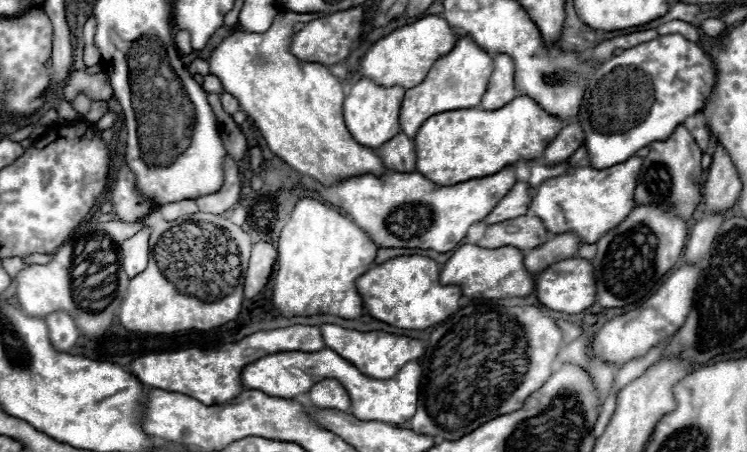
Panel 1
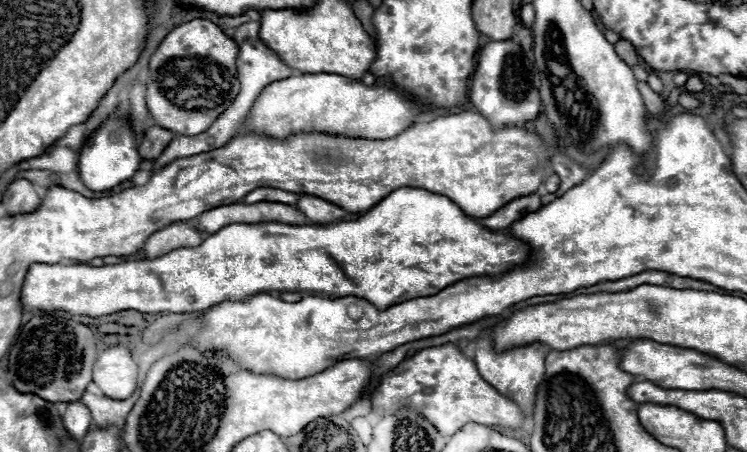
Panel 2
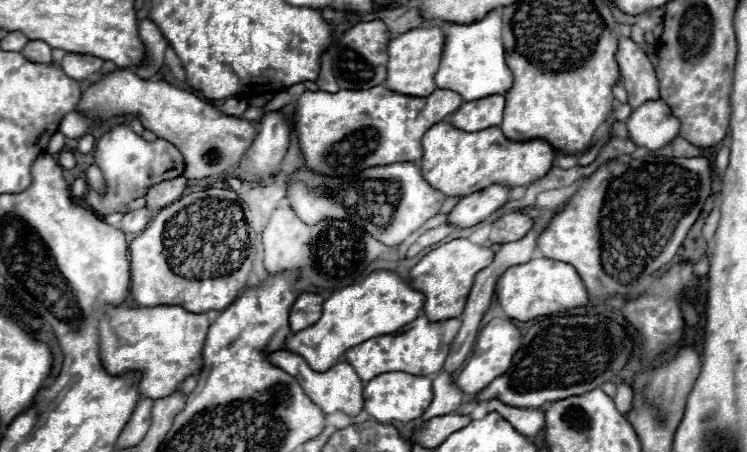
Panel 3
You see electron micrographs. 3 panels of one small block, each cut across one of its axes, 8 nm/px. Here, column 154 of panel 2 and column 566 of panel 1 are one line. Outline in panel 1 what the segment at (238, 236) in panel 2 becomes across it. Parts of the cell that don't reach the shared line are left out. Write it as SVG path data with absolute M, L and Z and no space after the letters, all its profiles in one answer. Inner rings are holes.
M566 258L560 260L536 276L536 294L538 300L556 312L566 314L580 314L596 302L596 280L594 280L594 266L590 260L584 258Z

